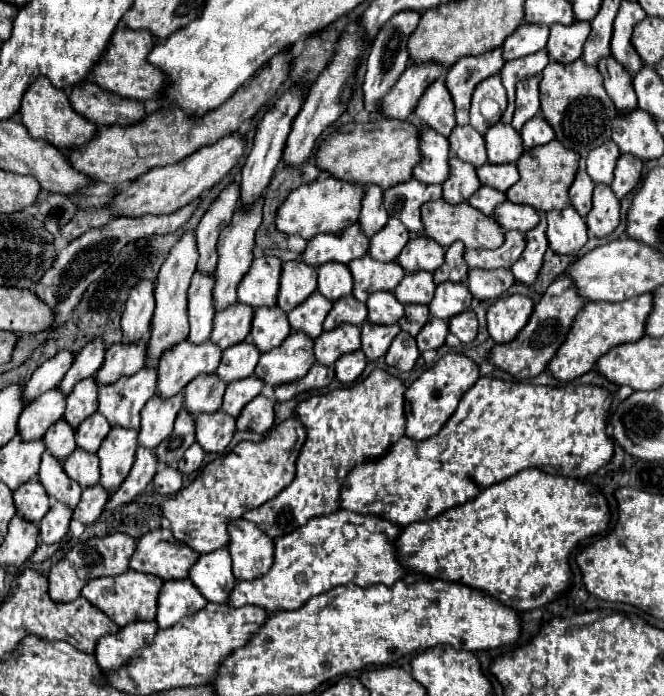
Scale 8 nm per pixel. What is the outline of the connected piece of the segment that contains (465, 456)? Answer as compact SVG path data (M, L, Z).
M480 377L462 395L458 409L454 411L450 421L446 421L440 433L426 441L412 441L408 437L402 437L382 457L356 465L342 483L340 509L384 517L398 527L406 527L416 521L430 521L438 513L474 499L480 489L504 481L520 473L522 469L536 467L552 475L584 479L612 459L614 441L606 435L608 409L610 393L602 387L544 387L530 383L510 383L496 377Z

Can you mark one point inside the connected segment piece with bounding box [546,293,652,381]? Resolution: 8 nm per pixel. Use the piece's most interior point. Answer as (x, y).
(600, 326)

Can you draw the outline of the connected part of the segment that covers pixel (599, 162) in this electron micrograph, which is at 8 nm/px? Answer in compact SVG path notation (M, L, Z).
M606 141L598 149L590 151L586 159L586 171L592 177L592 181L610 185L614 179L614 167L618 157L620 157L620 149L618 145L614 145L614 141Z

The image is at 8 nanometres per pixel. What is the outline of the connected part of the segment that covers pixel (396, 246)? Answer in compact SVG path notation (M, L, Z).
M392 217L384 229L370 239L370 257L376 261L396 261L408 239L410 231L402 225L402 221Z

